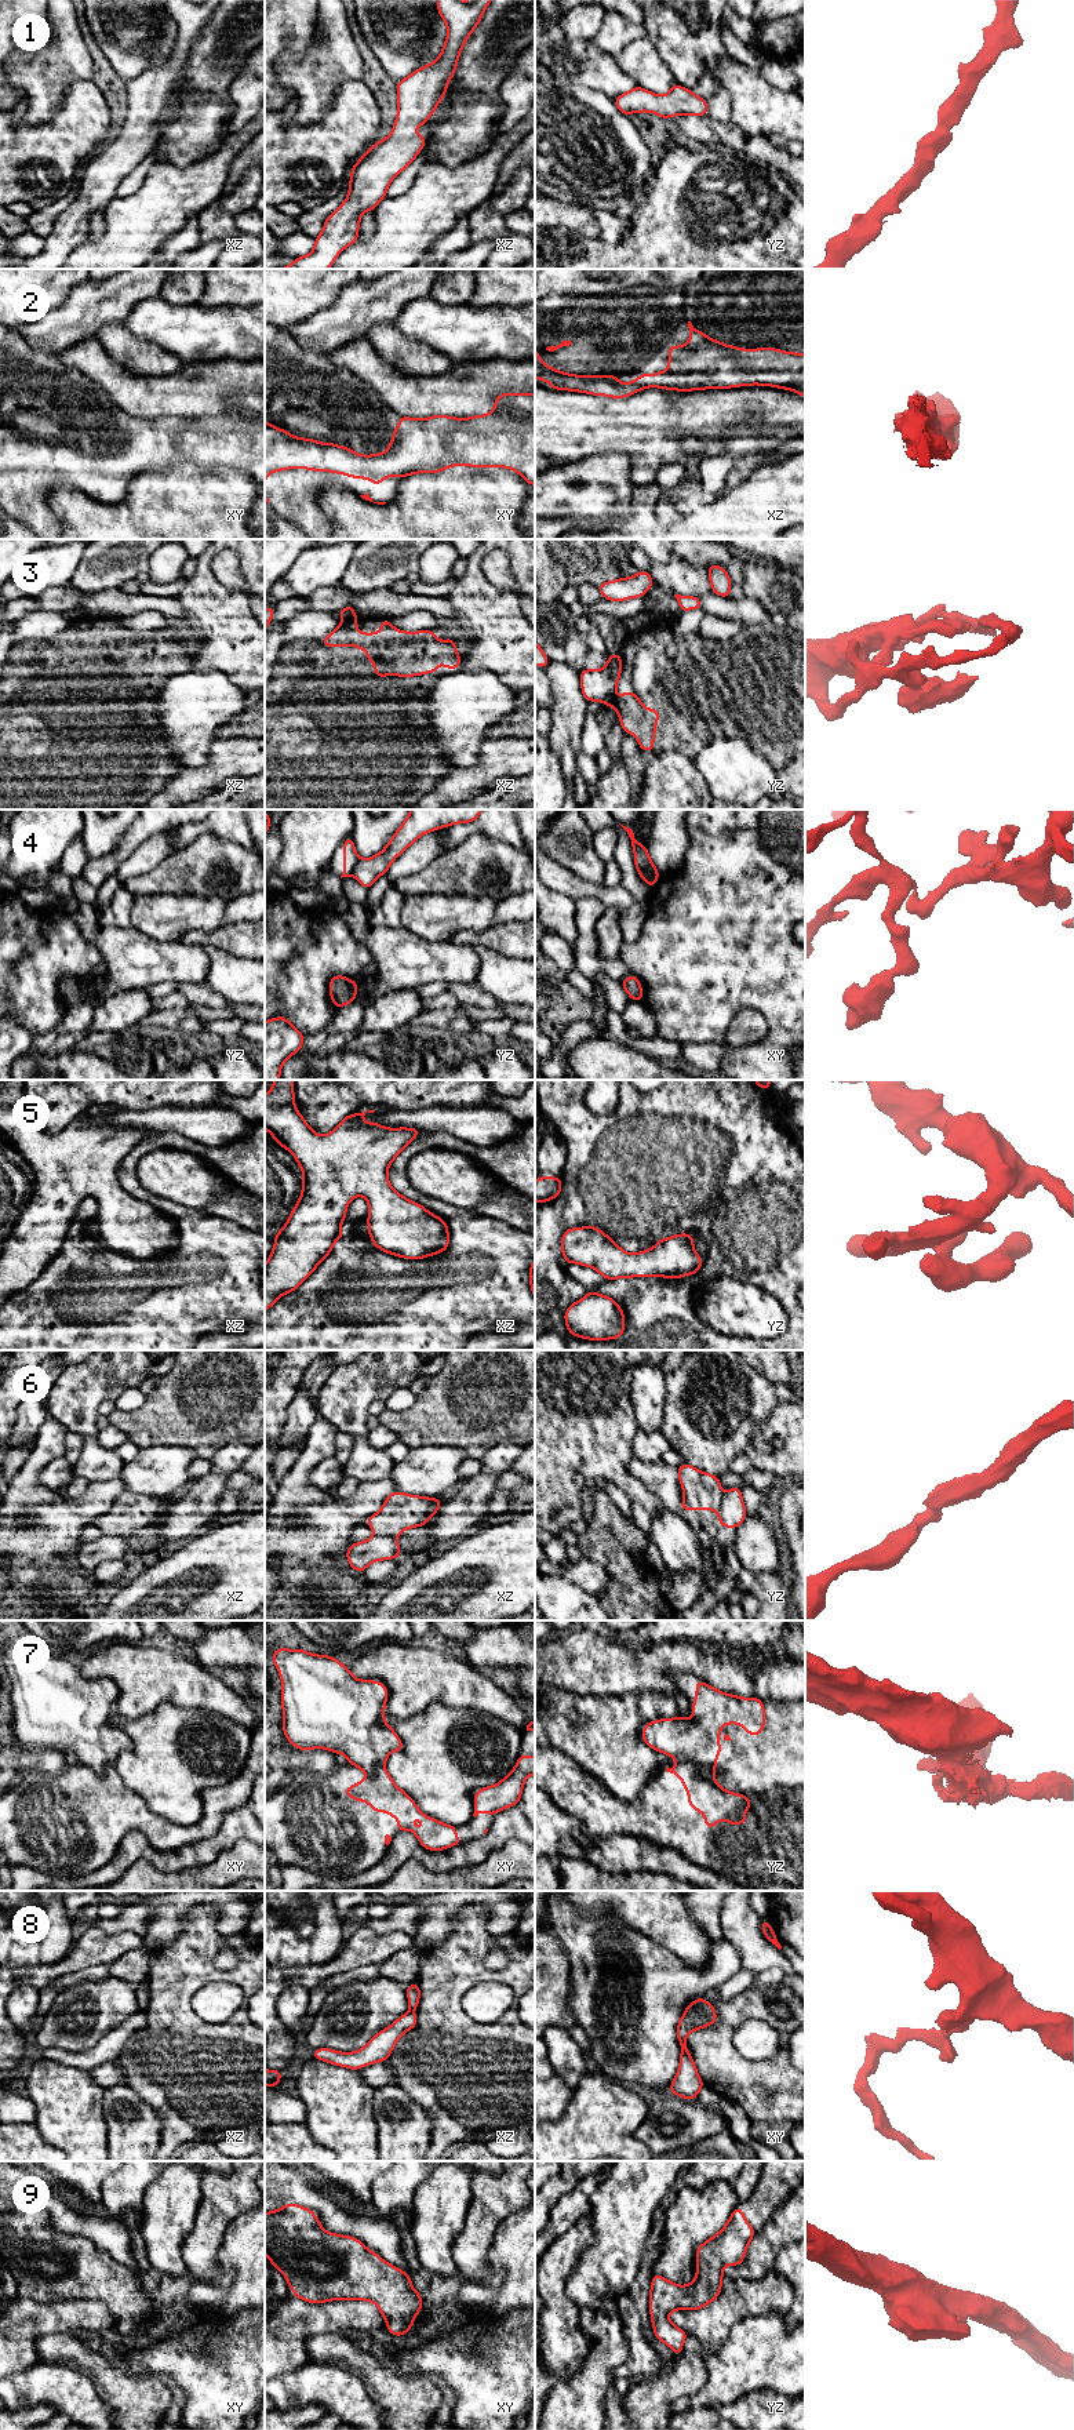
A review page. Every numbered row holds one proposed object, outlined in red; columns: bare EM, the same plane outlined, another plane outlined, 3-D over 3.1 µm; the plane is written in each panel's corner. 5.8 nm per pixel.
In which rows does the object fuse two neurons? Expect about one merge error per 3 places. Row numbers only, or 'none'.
3, 4, 6, 7, 8

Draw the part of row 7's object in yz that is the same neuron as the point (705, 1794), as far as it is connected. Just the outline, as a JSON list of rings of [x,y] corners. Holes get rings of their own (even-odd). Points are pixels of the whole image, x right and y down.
[[[680,1758],[674,1768],[667,1767],[666,1771],[682,1780],[682,1787],[688,1791],[688,1804],[696,1812],[705,1814],[707,1829],[713,1829],[721,1819],[733,1827],[749,1822],[743,1814],[751,1807],[750,1798],[725,1790],[716,1782],[713,1774],[698,1769],[693,1764]]]

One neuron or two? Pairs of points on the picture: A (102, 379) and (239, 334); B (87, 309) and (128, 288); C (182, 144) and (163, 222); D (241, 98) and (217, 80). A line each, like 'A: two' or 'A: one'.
A: two
B: one
C: two
D: two

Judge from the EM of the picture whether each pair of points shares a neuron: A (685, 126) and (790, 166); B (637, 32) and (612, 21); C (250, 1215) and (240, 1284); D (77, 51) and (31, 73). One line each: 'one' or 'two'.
A: one
B: one
C: two
D: one

